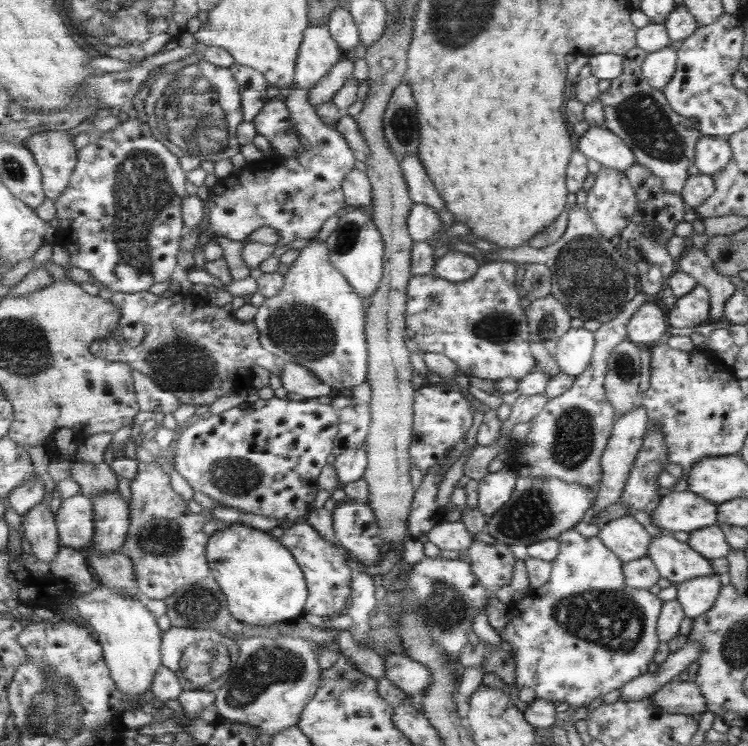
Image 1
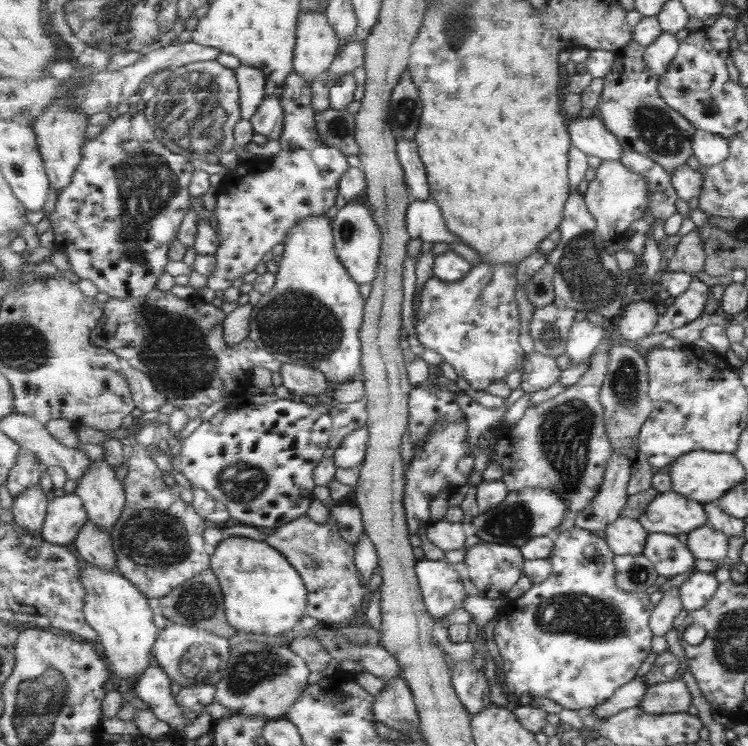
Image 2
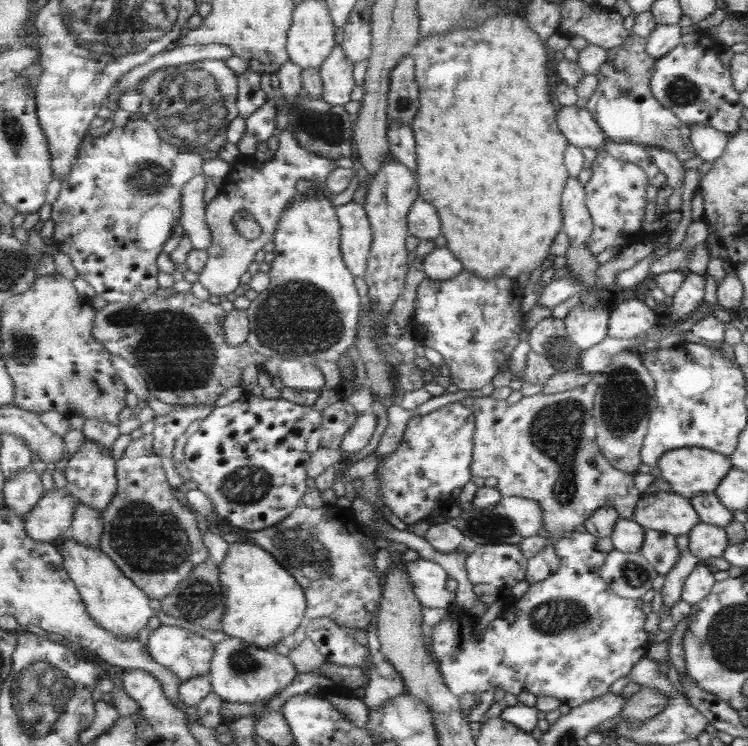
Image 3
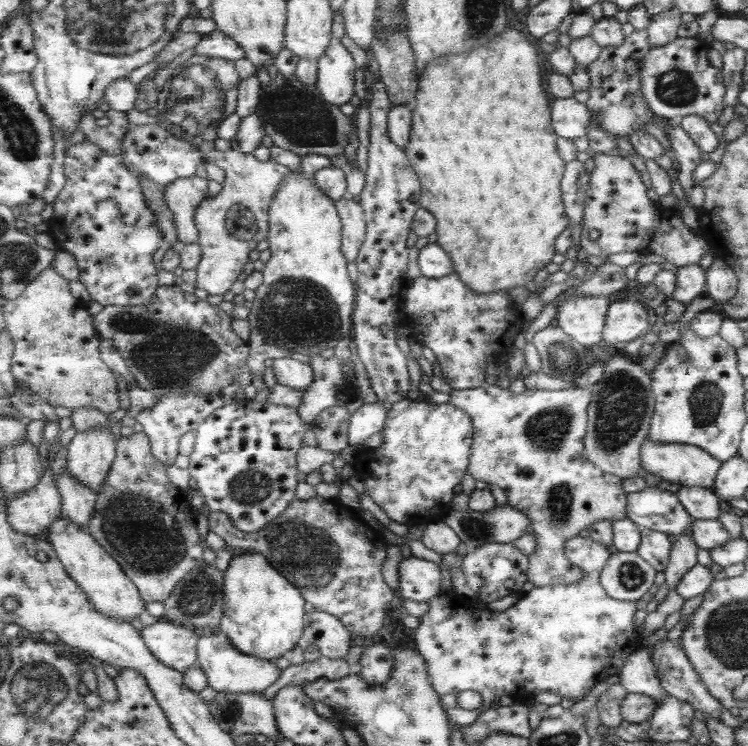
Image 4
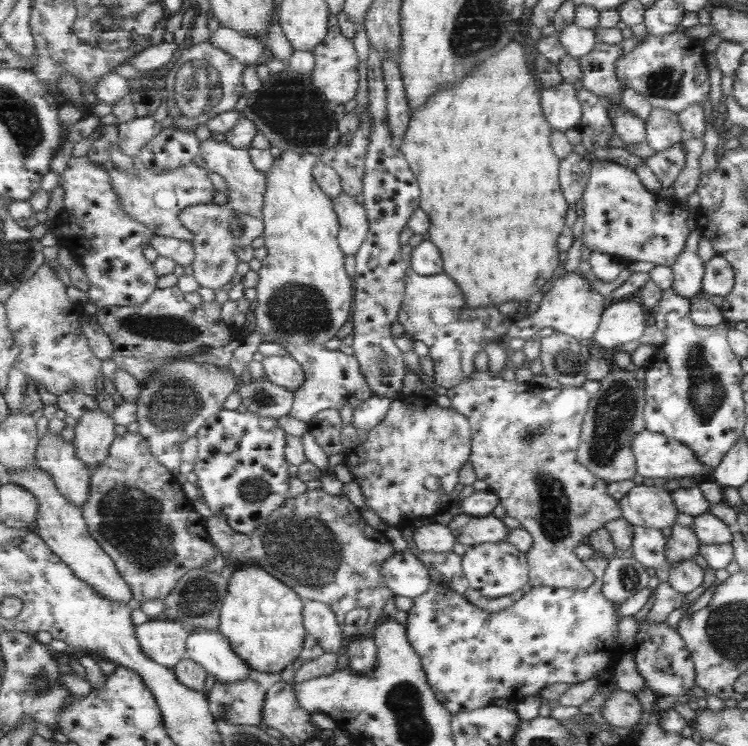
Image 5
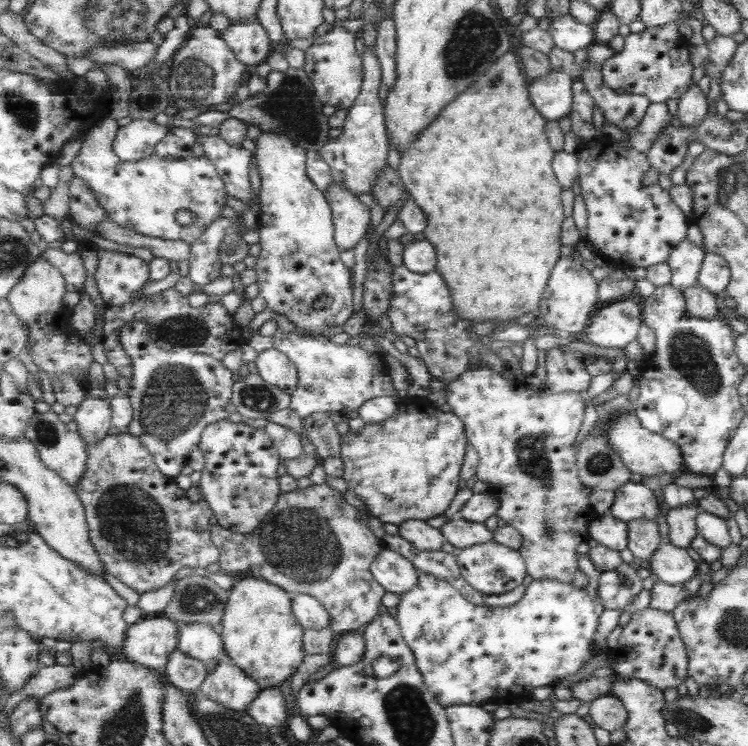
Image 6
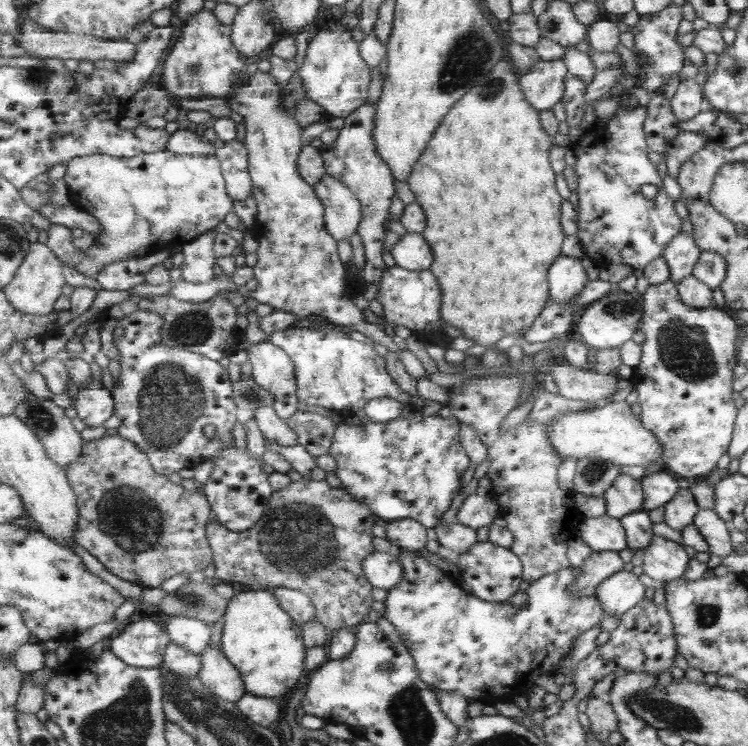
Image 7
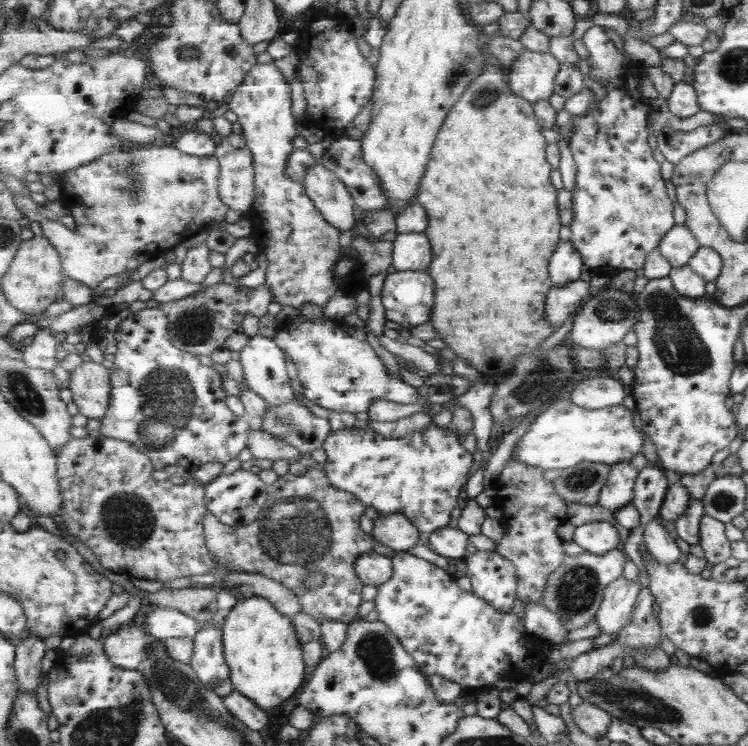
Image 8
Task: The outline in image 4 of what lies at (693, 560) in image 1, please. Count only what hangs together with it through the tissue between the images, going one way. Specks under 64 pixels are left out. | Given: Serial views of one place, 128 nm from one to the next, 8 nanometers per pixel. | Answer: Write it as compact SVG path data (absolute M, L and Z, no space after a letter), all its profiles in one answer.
M642 527L641 546L638 553L644 560L651 563L656 572L664 572L665 566L668 566L669 550L671 542L664 532L657 532L649 528Z

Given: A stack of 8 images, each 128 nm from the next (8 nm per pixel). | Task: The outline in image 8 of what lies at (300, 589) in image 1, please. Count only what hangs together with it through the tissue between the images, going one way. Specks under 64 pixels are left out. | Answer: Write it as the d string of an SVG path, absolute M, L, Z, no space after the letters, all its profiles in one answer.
M253 596L239 600L232 610L225 614L224 652L232 670L232 681L235 691L252 699L260 708L269 711L291 698L297 688L305 682L307 666L303 662L303 648L300 635L292 622L292 618L283 615L267 598Z

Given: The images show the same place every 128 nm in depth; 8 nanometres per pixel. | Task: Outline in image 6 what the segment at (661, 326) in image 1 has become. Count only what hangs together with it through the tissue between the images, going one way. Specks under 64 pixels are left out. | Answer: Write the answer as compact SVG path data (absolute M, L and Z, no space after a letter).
M620 299L608 304L602 304L594 314L591 324L585 330L586 337L589 342L607 348L625 348L639 336L639 328L643 326L643 318L641 318L641 304L637 304L635 300Z

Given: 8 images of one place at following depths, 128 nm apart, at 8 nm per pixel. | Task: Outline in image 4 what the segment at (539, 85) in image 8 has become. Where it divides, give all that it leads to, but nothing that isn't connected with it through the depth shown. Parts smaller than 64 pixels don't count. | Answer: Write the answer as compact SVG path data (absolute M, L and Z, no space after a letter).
M555 98L552 120L558 135L575 141L575 138L588 137L593 119L585 103L581 104L575 98Z

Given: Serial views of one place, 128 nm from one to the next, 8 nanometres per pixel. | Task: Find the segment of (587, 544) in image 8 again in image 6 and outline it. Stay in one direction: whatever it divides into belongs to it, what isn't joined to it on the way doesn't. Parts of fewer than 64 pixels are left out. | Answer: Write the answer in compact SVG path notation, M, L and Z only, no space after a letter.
M607 510L602 516L593 520L589 528L589 537L613 550L625 550L629 544L628 522L613 516L613 513Z

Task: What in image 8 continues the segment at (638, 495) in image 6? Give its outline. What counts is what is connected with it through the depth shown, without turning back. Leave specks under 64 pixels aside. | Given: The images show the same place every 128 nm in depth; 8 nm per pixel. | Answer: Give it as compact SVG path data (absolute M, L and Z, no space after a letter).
M617 462L611 468L609 480L599 494L599 504L611 514L619 512L623 506L632 504L635 498L635 486L639 472L630 462Z

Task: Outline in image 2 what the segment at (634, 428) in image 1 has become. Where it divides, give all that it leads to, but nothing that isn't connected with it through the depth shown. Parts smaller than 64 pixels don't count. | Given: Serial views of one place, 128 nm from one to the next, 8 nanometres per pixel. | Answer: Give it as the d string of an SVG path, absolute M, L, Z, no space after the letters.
M613 452L600 492L591 504L575 514L575 526L589 531L605 531L620 517L619 512L627 504L629 496L628 484L632 476L633 461L627 453Z

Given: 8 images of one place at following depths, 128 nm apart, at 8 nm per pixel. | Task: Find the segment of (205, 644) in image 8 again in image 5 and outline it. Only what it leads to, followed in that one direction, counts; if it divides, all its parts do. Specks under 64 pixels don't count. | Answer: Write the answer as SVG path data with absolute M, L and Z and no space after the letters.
M247 678L243 682L219 682L216 680L213 690L207 692L212 716L216 720L225 718L225 722L231 722L235 726L264 726L264 709L266 702L266 691L259 682Z

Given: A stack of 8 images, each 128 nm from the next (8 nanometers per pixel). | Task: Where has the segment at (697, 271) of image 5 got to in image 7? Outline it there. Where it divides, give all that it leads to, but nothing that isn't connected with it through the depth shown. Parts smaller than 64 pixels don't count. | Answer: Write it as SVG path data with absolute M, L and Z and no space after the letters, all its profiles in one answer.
M685 232L677 234L677 237L668 242L662 256L669 271L668 280L677 283L681 282L681 278L691 275L699 254L701 250L691 236Z

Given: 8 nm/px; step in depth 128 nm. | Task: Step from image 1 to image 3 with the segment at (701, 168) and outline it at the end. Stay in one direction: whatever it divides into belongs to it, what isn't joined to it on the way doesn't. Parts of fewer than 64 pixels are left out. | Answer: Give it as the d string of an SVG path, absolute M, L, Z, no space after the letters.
M689 125L692 153L703 163L713 163L724 152L728 137L723 132L702 125Z

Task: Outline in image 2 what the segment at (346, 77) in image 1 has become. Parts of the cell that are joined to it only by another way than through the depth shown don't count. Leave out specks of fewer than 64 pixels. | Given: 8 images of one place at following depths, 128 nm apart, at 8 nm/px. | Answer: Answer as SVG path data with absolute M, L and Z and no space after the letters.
M349 41L343 46L324 76L326 88L331 90L334 84L339 83L344 78L343 74L353 74L359 66L364 66L365 61L366 42Z

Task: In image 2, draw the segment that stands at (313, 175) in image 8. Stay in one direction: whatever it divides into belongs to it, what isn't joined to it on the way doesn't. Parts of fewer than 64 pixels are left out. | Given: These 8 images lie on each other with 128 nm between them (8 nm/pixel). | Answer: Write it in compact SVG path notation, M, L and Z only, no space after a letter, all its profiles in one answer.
M349 201L341 208L332 221L333 234L336 242L336 252L349 274L356 279L357 284L372 284L378 275L383 234L377 225L372 207Z

